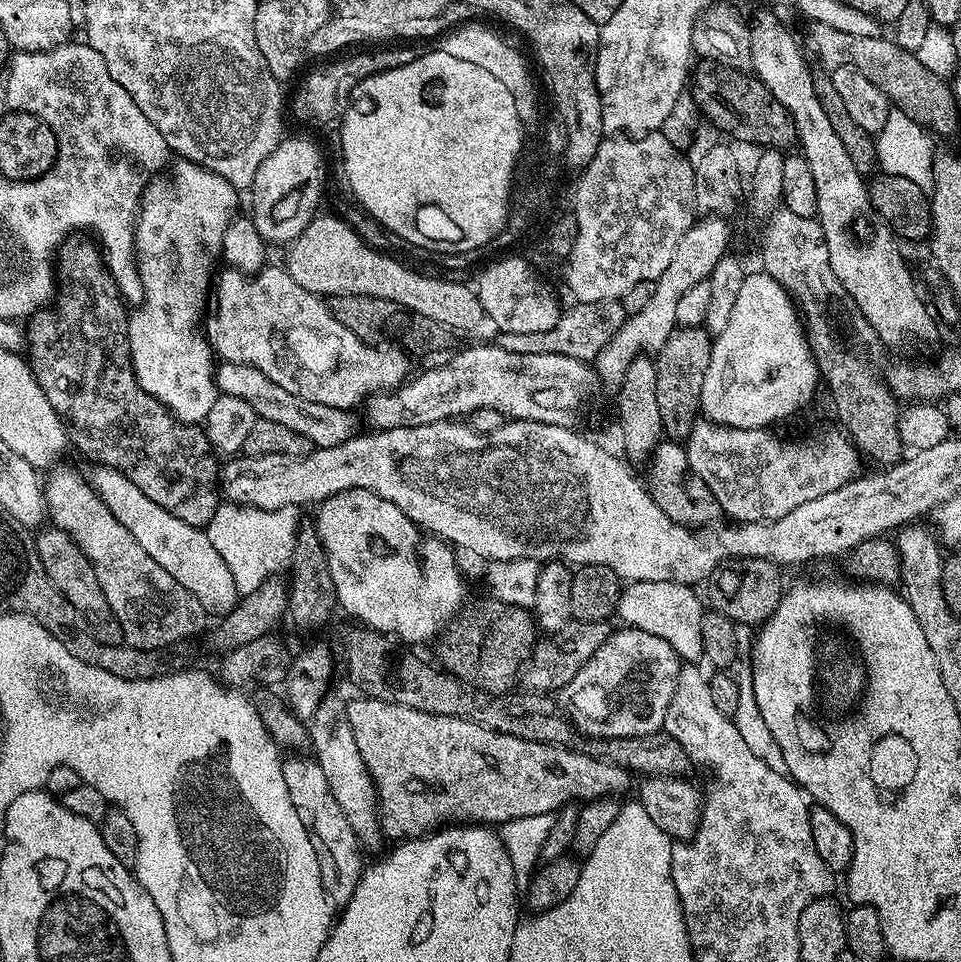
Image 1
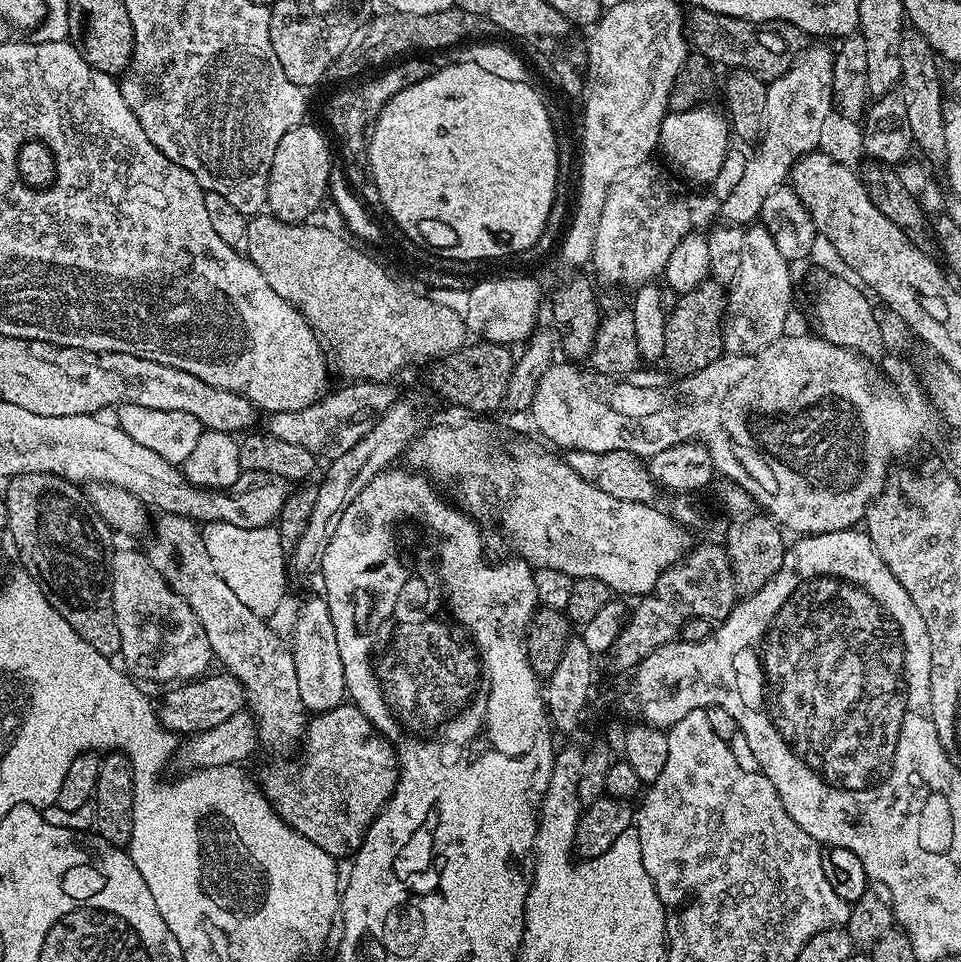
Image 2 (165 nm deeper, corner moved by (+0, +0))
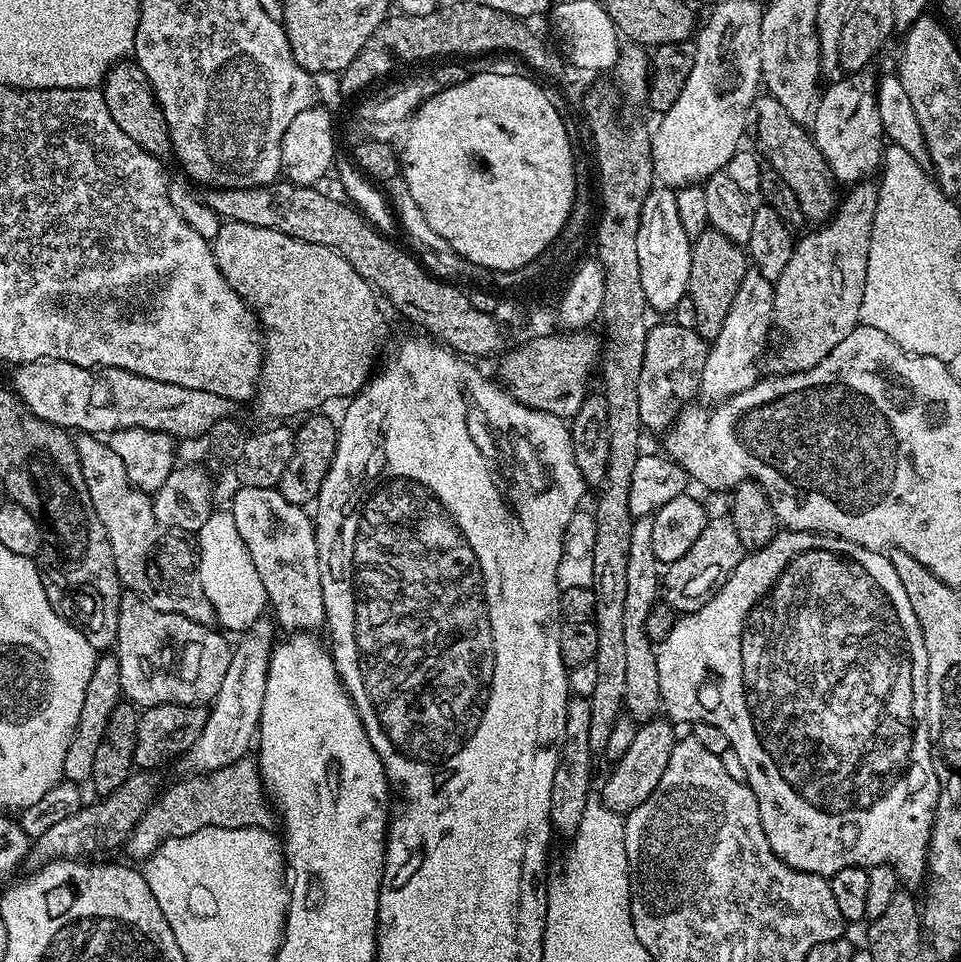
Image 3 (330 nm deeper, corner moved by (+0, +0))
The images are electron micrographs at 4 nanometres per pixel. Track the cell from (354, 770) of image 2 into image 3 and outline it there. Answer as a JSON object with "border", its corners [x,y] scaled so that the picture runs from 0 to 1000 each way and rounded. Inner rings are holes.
{"border":[[[255,788],[239,796],[231,796],[231,800],[198,805],[194,809],[177,816],[172,823],[170,820],[152,846],[148,846],[144,859],[139,859],[131,885],[142,896],[153,894],[164,879],[169,879],[169,875],[177,871],[189,871],[215,861],[279,861],[285,852],[265,789]]]}

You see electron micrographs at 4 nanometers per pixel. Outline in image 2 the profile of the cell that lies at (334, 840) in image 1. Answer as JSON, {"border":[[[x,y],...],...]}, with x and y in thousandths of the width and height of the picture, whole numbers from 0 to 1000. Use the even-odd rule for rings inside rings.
{"border":[[[171,534],[168,541],[160,545],[162,558],[158,567],[152,570],[154,583],[169,597],[169,601],[188,622],[206,638],[206,647],[210,647],[210,655],[214,655],[214,663],[221,673],[222,683],[233,689],[232,698],[241,702],[254,713],[257,723],[257,735],[265,745],[265,754],[270,758],[270,772],[280,773],[283,778],[304,778],[313,772],[323,747],[314,730],[314,721],[310,718],[310,696],[304,683],[301,670],[291,666],[291,661],[285,654],[279,653],[280,646],[276,641],[264,638],[243,619],[243,613],[231,605],[231,597],[223,593],[223,584],[219,584],[219,572],[214,572],[212,554],[206,548],[205,542],[196,541],[193,536]]]}

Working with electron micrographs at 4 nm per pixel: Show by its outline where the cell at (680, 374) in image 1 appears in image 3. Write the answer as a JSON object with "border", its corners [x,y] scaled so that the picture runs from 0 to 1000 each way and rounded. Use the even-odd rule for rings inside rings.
{"border":[[[740,235],[722,247],[718,268],[718,293],[716,308],[722,310],[722,331],[724,346],[738,356],[747,351],[748,343],[760,323],[769,295],[780,280],[780,270],[775,259]]]}

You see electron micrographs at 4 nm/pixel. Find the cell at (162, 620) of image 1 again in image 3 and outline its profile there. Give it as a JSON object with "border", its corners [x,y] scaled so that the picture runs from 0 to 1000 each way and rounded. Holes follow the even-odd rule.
{"border":[[[130,614],[125,621],[123,659],[119,681],[127,705],[127,720],[143,737],[149,738],[170,731],[188,733],[215,733],[227,721],[231,705],[235,705],[235,692],[239,692],[241,674],[232,656],[215,649],[207,649],[189,638],[160,634],[140,615]]]}

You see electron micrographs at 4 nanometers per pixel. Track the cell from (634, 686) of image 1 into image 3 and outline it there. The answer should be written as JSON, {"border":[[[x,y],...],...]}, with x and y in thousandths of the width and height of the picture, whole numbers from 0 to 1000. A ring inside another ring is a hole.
{"border":[[[823,551],[809,552],[805,560],[797,568],[779,573],[774,582],[769,584],[766,591],[754,600],[752,607],[738,624],[716,639],[709,639],[704,643],[701,655],[693,659],[693,663],[682,670],[683,687],[685,688],[685,717],[687,718],[687,731],[694,747],[704,754],[715,754],[717,751],[729,748],[739,751],[739,755],[747,755],[751,763],[755,763],[758,775],[768,784],[773,799],[776,800],[776,814],[783,820],[785,830],[789,830],[789,846],[793,850],[793,863],[797,863],[797,871],[801,875],[801,884],[810,888],[823,902],[829,906],[842,906],[858,913],[865,913],[869,906],[877,902],[908,902],[912,898],[925,898],[938,916],[945,919],[963,918],[966,905],[966,876],[970,870],[970,856],[974,849],[974,835],[978,824],[976,805],[972,805],[972,792],[970,791],[970,777],[966,766],[966,752],[964,751],[964,721],[966,720],[966,689],[964,688],[964,672],[959,667],[959,655],[955,651],[955,642],[951,642],[951,630],[947,630],[947,622],[943,622],[943,612],[939,610],[939,604],[934,601],[934,593],[930,593],[927,581],[920,574],[911,574],[878,561],[874,557],[864,557],[851,553],[825,553]]]}

